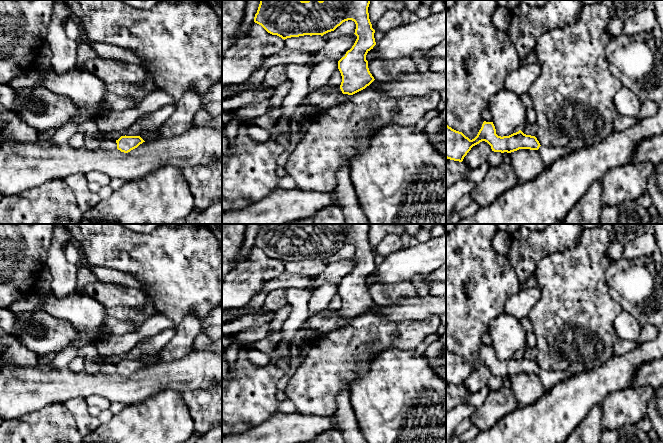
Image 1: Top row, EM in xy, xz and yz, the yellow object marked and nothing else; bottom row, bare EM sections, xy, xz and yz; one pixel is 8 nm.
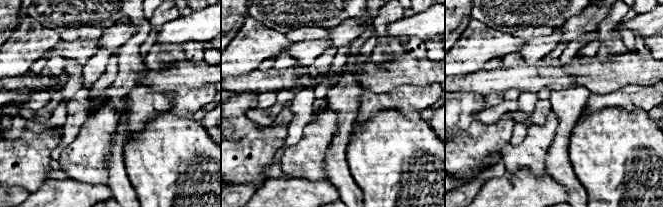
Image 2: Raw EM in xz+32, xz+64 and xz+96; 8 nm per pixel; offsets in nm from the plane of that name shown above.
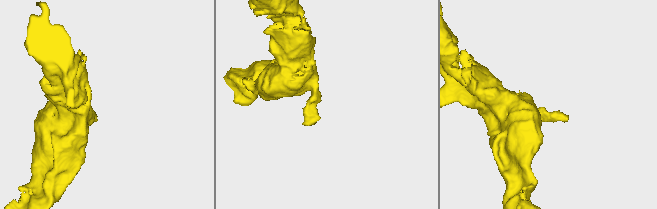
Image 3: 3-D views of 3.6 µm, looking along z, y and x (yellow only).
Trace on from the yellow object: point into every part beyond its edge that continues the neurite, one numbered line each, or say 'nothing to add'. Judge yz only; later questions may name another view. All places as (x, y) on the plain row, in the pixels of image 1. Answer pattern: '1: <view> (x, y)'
1: yz (549, 379)

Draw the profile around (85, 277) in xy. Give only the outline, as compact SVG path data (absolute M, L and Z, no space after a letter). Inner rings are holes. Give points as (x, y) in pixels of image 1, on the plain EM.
M78 268L76 292L84 294L84 288L97 281L95 274L88 268Z

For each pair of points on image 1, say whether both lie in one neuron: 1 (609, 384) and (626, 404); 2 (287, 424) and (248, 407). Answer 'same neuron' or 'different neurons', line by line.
1: different neurons
2: different neurons

